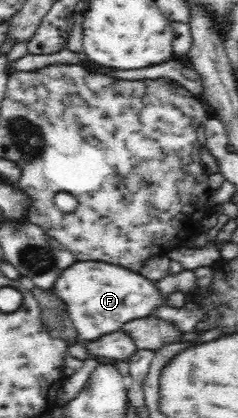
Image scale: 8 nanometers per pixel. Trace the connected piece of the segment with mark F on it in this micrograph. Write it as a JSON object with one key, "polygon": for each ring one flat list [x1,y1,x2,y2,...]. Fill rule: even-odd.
{"polygon":[[77,261,62,272,51,289,67,305,69,319,77,330,78,338,84,342,96,341,103,335,120,330,125,323,133,319,142,319,152,315,156,309,167,305,168,297,168,295,163,295,154,282,140,275,139,272,106,262]]}

